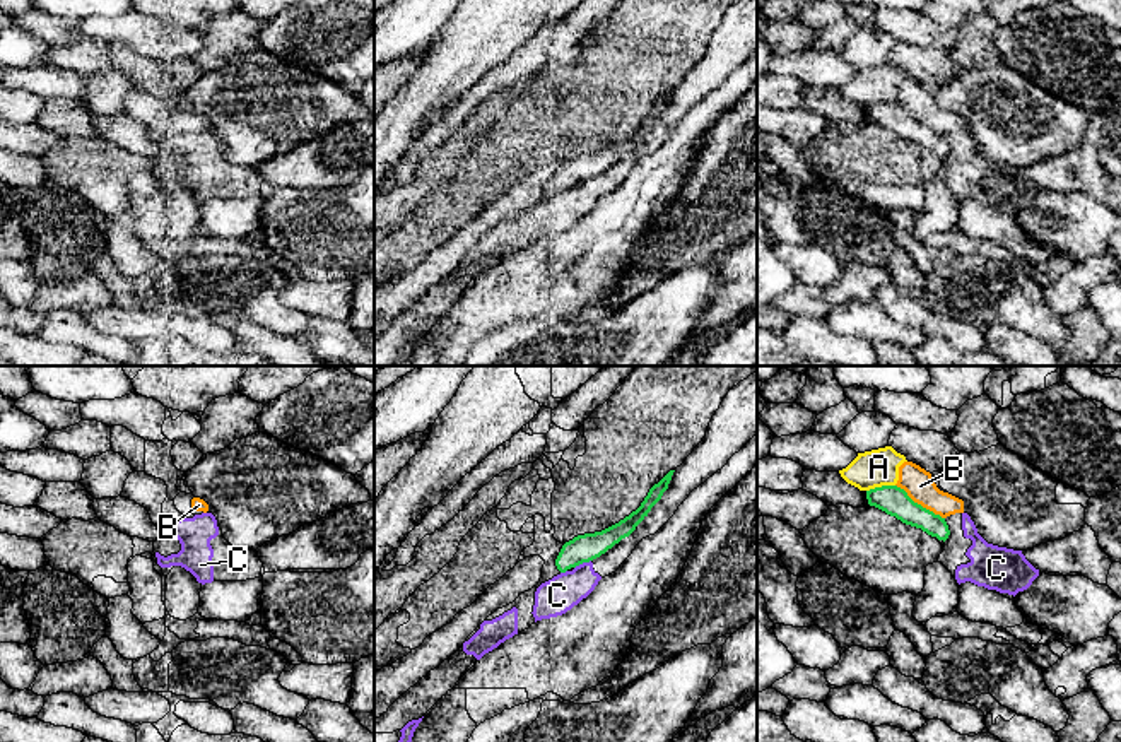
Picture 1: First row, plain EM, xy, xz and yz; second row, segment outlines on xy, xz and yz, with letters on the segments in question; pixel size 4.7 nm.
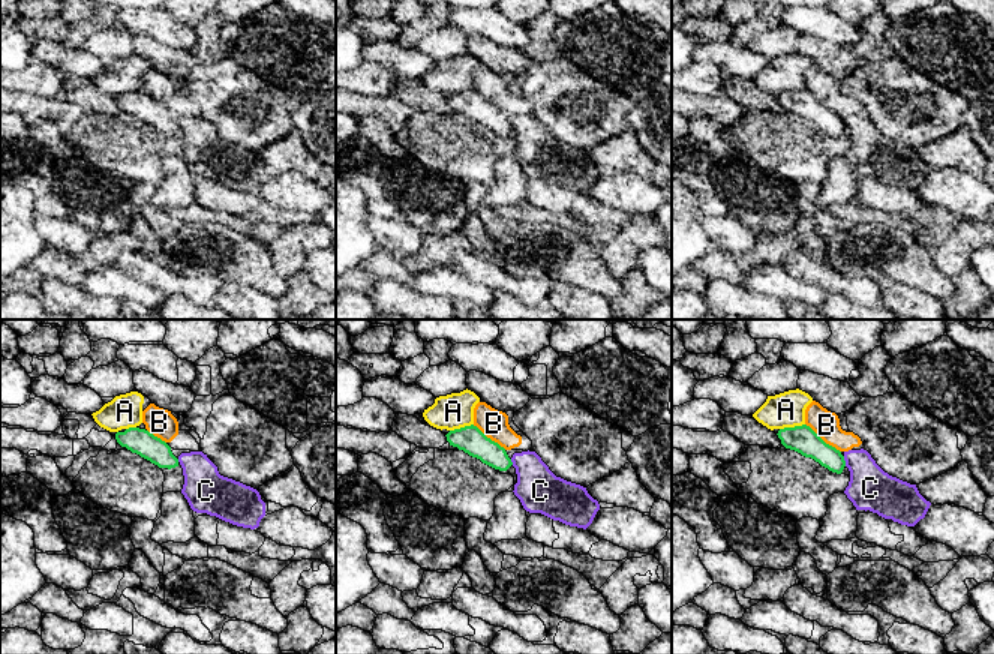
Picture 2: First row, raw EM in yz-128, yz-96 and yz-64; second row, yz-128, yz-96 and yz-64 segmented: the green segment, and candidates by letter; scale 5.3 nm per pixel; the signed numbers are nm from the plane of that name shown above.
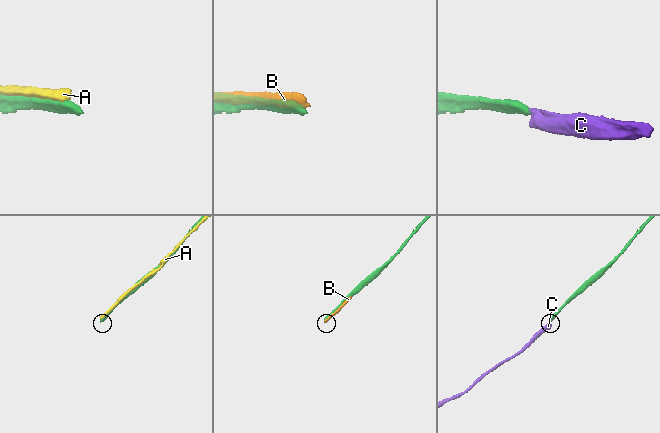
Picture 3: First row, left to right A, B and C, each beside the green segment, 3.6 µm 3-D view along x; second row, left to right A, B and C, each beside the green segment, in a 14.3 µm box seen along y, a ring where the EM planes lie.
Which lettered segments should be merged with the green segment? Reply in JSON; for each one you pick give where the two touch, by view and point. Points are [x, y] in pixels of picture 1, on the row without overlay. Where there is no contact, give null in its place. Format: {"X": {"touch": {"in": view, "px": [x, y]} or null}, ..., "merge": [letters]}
{"merge": []}

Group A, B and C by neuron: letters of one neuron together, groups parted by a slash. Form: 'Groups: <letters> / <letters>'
Groups: A / B / C

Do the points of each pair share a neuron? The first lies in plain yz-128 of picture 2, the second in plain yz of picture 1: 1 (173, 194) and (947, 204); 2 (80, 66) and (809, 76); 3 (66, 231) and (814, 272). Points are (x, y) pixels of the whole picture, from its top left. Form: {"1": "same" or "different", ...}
{"1": "same", "2": "same", "3": "same"}

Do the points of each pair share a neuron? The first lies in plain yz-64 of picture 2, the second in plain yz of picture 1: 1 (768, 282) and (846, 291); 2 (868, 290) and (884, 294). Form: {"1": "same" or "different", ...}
{"1": "different", "2": "same"}

